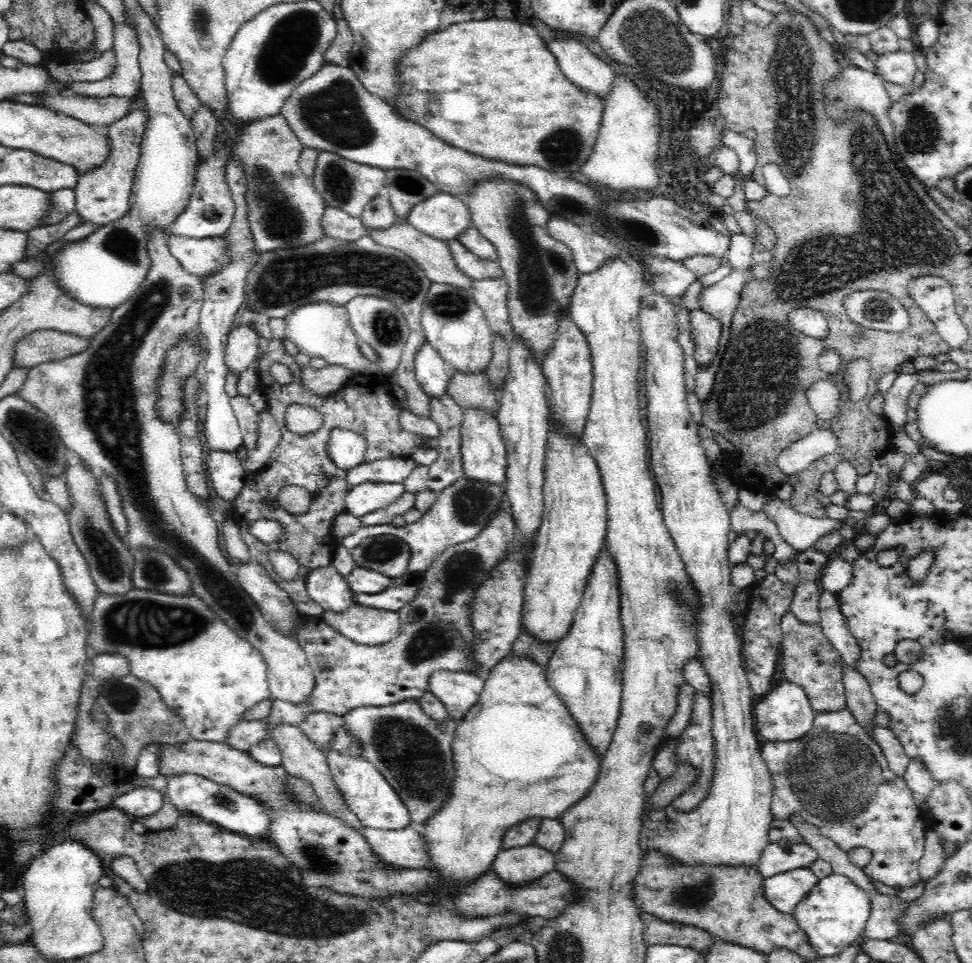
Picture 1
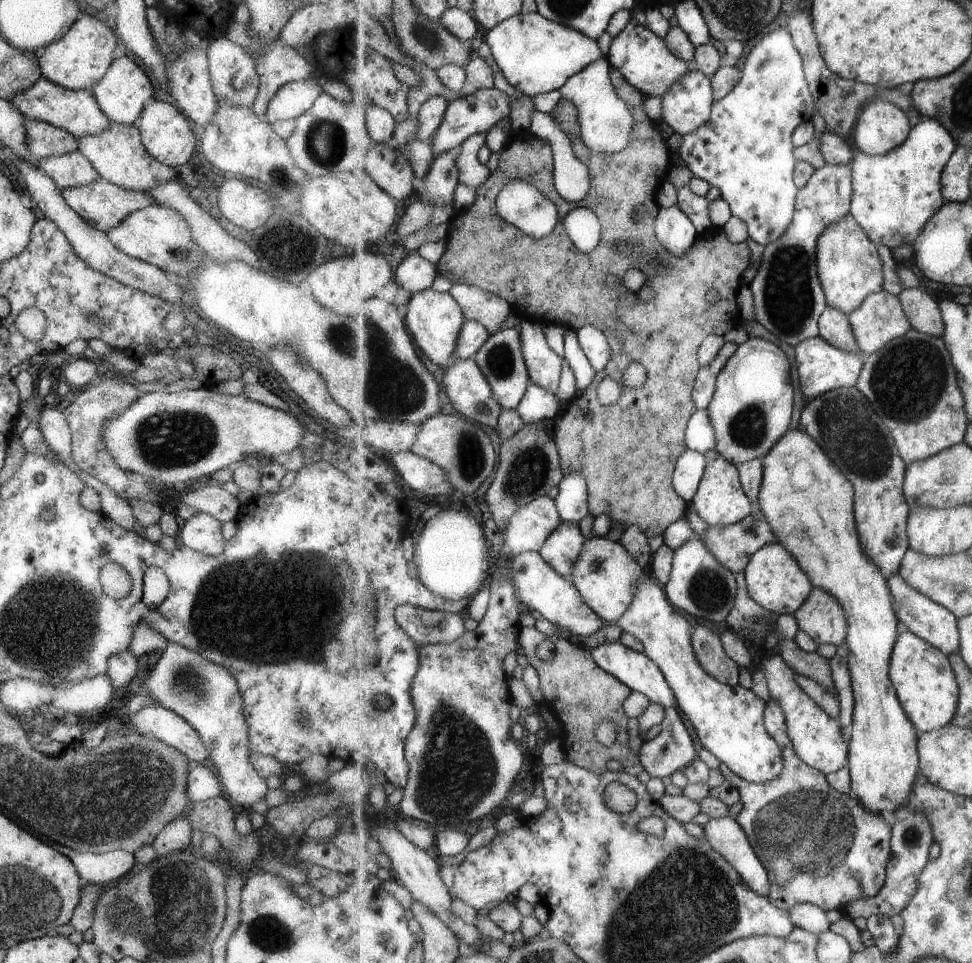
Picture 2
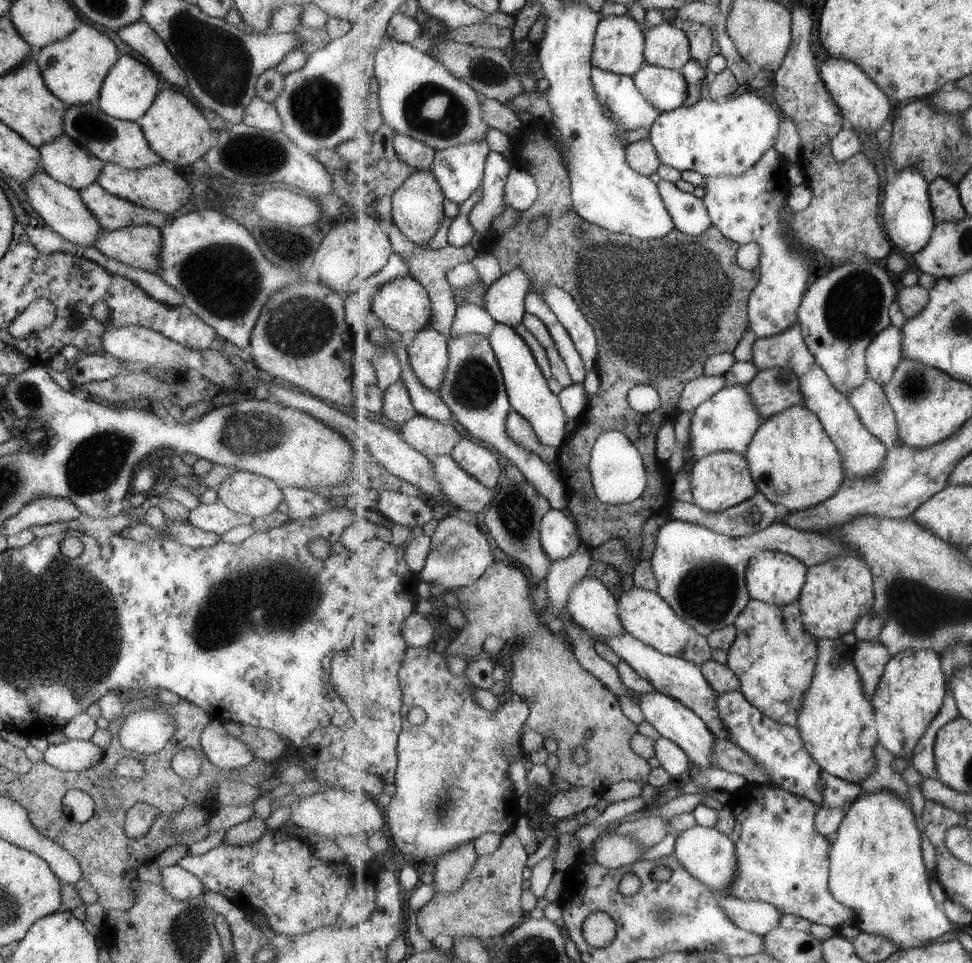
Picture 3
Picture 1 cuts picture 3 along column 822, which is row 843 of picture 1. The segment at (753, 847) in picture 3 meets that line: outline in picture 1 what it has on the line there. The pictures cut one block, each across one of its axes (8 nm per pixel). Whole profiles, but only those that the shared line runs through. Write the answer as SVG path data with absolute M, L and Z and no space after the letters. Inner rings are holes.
M846 708L840 710L840 712L820 712L820 714L815 715L813 725L808 729L805 735L788 742L766 743L762 746L760 752L761 759L764 761L765 766L768 767L772 783L772 819L790 822L792 817L799 817L805 824L810 824L810 827L816 828L818 834L826 837L828 841L834 843L840 851L844 851L846 854L850 850L854 850L854 848L868 848L870 854L872 854L872 859L868 866L864 866L864 873L870 879L882 882L882 884L886 886L906 890L906 888L916 888L921 884L918 864L924 854L925 832L928 830L928 828L924 826L921 810L918 806L914 805L909 788L906 786L906 781L890 770L890 766L888 765L886 757L884 757L884 753L882 753L882 749L874 738L857 723L857 720Z

